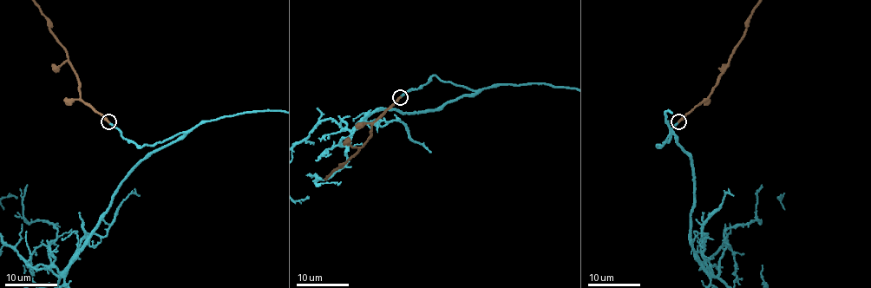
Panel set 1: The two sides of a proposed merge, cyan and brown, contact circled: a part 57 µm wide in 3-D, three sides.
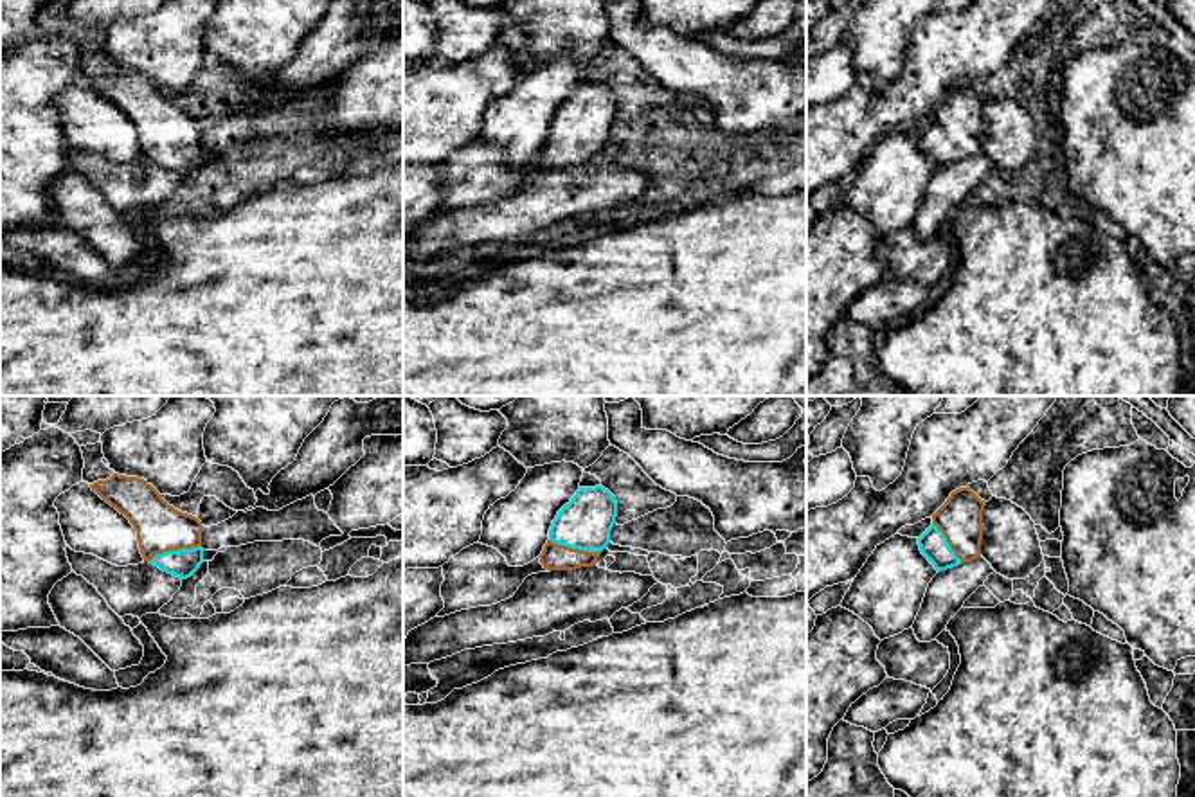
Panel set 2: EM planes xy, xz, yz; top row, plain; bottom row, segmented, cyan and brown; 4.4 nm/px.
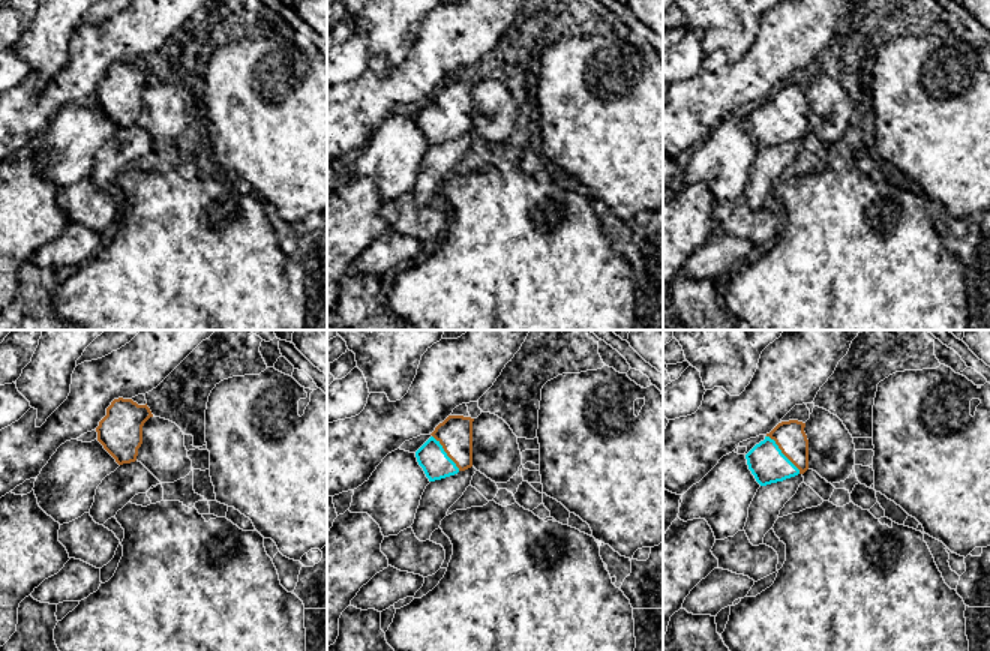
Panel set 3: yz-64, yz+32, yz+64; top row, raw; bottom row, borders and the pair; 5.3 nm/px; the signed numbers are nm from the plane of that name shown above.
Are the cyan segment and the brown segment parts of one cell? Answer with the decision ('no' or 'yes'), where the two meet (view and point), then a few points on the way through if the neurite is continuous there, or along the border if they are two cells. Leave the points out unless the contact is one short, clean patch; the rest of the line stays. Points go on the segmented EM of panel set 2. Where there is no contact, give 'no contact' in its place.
yes; contact xz (576, 547); way xz (585, 522), (576, 538), (576, 547), (555, 556)

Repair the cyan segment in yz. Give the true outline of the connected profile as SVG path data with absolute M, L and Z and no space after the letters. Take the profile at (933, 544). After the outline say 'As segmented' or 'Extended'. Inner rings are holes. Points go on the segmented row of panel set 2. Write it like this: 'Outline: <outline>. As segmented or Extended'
Outline: M966 486L952 491L932 515L932 525L918 538L918 545L938 572L981 558L984 506Z. Extended

